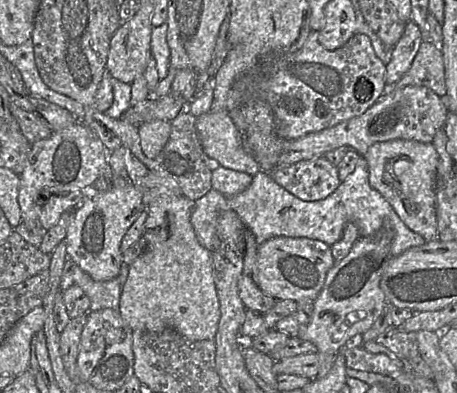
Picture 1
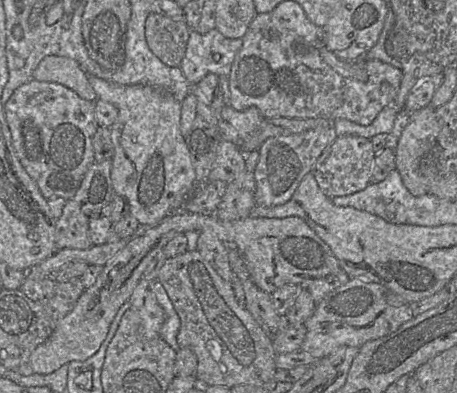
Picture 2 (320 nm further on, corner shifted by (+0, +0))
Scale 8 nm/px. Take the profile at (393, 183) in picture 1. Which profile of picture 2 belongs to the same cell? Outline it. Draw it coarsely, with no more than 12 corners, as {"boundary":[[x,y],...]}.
{"boundary":[[428,106],[408,112],[394,148],[413,196],[430,194],[420,162],[440,131]]}

